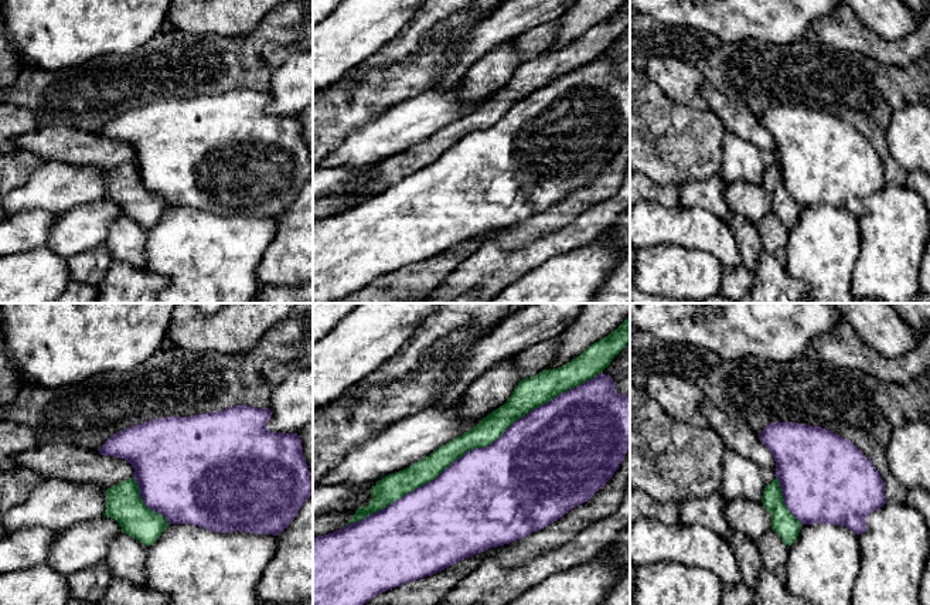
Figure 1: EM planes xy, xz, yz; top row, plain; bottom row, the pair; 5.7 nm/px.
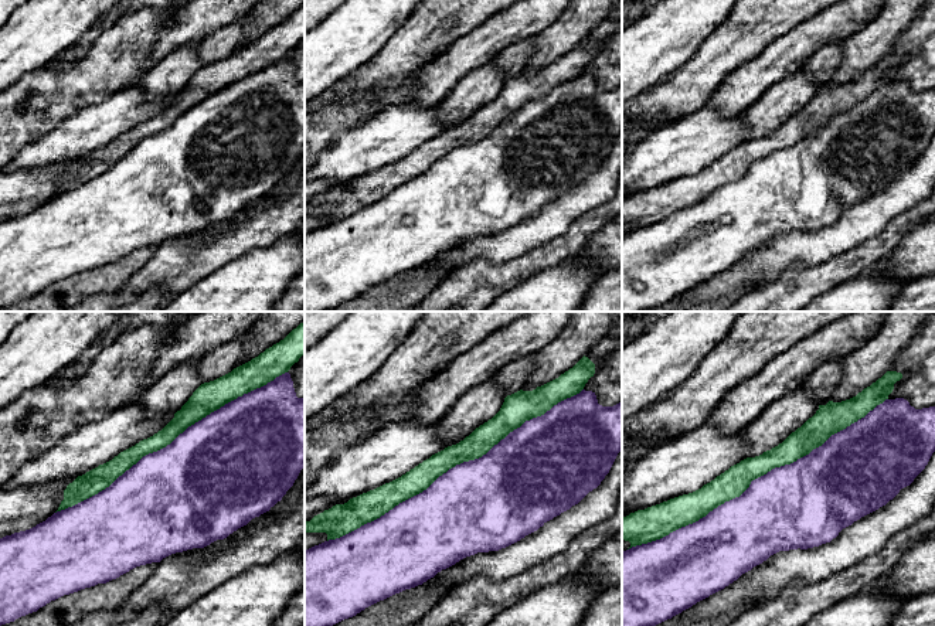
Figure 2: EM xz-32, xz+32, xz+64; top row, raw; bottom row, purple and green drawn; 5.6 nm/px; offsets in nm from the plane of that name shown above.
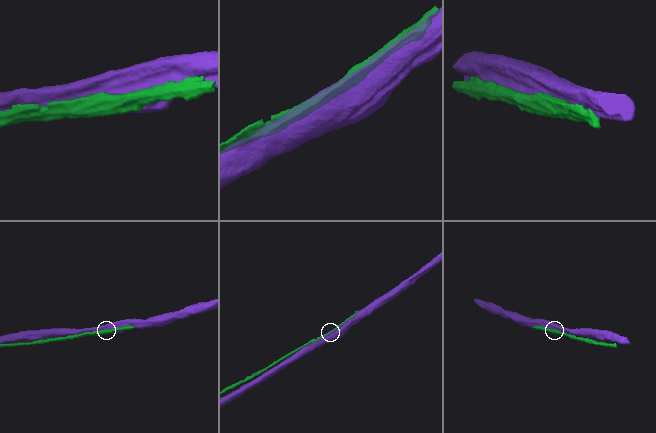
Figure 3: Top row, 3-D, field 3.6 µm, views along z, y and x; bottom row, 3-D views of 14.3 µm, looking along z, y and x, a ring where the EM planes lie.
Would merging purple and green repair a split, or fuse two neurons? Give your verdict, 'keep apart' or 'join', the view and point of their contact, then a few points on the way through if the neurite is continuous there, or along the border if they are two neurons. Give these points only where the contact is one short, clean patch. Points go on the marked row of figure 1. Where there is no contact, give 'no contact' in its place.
keep apart; contact xz (473, 449)

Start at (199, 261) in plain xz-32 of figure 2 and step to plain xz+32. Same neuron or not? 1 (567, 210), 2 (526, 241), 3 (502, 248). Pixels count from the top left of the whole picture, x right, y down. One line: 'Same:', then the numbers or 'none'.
Same: none

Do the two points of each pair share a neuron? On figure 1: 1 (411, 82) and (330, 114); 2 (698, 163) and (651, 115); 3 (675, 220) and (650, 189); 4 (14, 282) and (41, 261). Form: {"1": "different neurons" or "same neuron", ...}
{"1": "same neuron", "2": "same neuron", "3": "different neurons", "4": "same neuron"}

